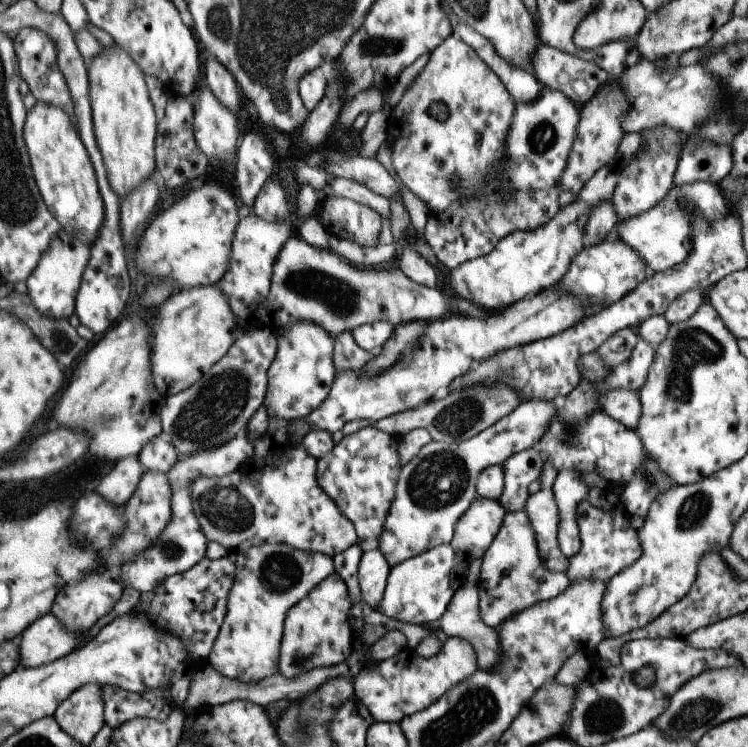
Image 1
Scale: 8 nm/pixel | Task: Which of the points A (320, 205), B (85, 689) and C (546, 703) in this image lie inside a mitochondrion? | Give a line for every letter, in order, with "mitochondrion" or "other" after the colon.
A: other
B: other
C: mitochondrion

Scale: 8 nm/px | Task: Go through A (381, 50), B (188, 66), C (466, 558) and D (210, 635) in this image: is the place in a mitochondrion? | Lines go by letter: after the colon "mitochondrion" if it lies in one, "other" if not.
A: mitochondrion
B: other
C: other
D: other

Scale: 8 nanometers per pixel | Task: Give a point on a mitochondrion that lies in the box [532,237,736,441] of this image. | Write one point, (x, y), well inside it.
(694, 347)

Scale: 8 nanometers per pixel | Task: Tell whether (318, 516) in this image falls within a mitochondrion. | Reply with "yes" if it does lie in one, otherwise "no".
no

